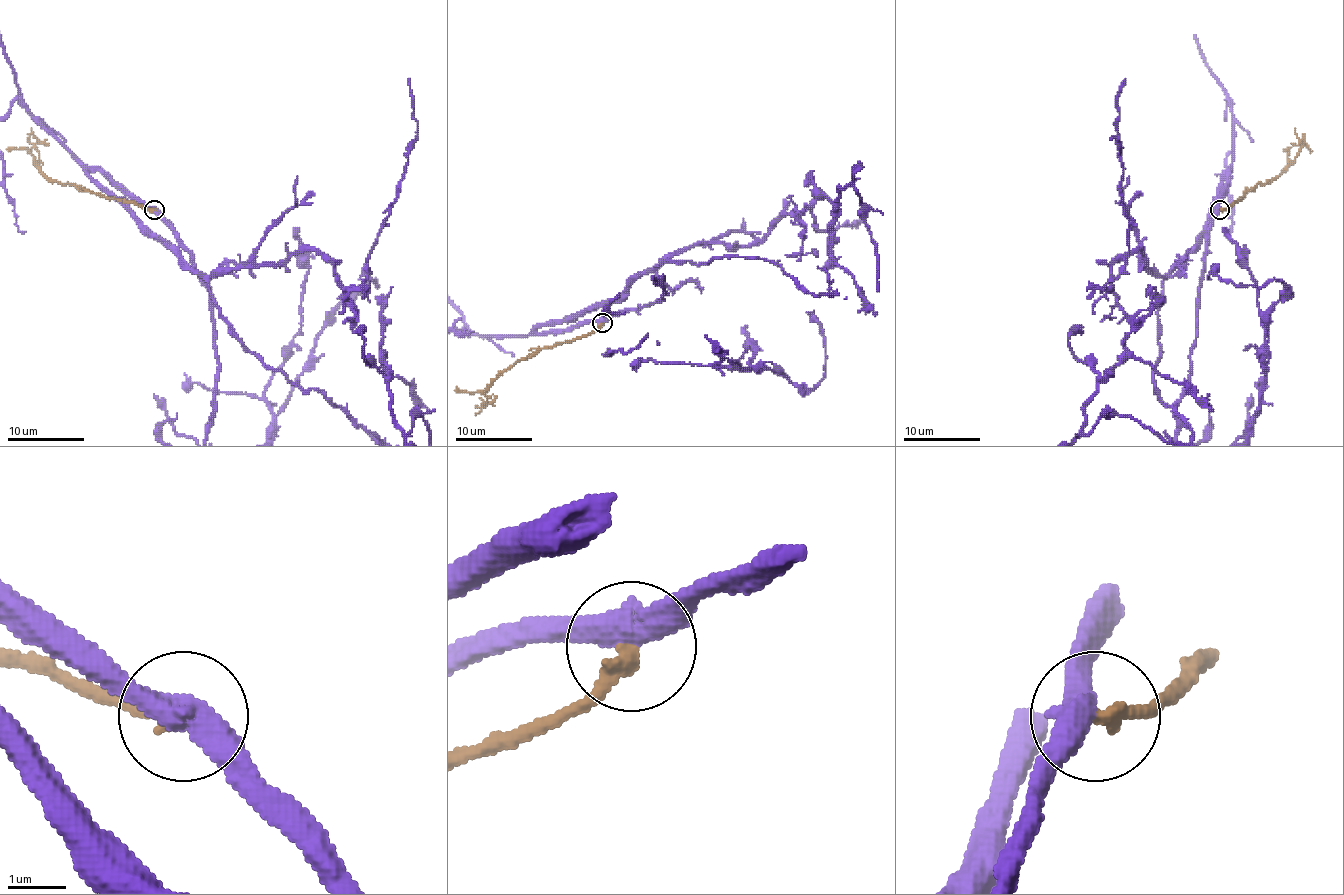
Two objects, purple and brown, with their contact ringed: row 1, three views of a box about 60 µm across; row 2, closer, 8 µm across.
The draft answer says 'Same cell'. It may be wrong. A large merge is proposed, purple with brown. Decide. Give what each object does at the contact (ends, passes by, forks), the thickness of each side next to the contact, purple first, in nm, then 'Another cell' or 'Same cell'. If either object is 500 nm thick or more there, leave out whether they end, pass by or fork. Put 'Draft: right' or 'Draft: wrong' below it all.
At the ring purple passes by. At the ring brown ends. Thickness 460 nm (purple) against 260 nm. Another cell
Draft: wrong

